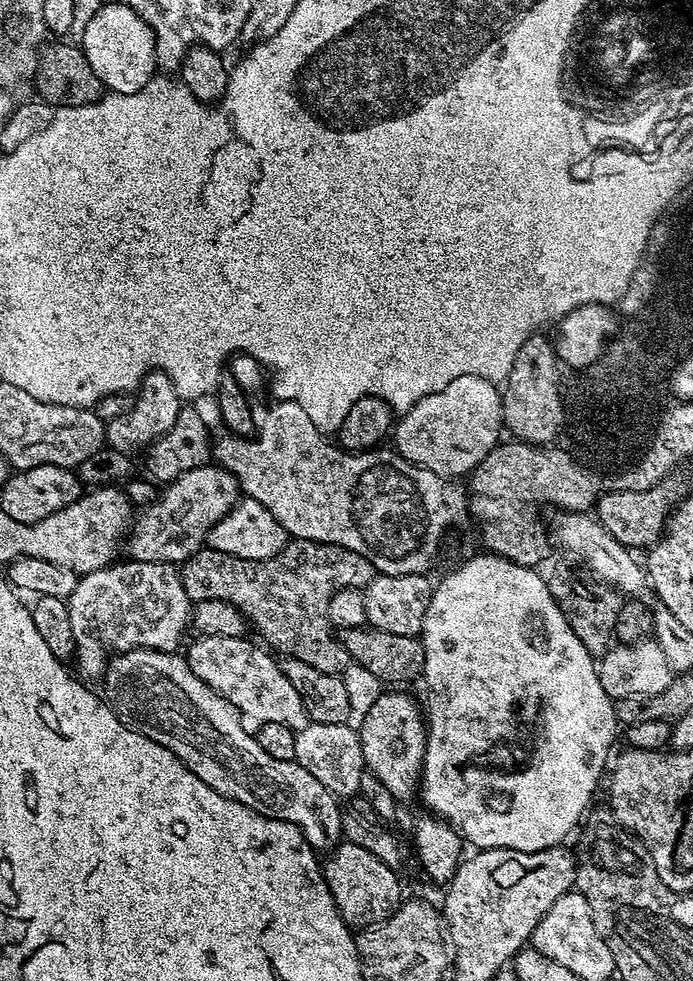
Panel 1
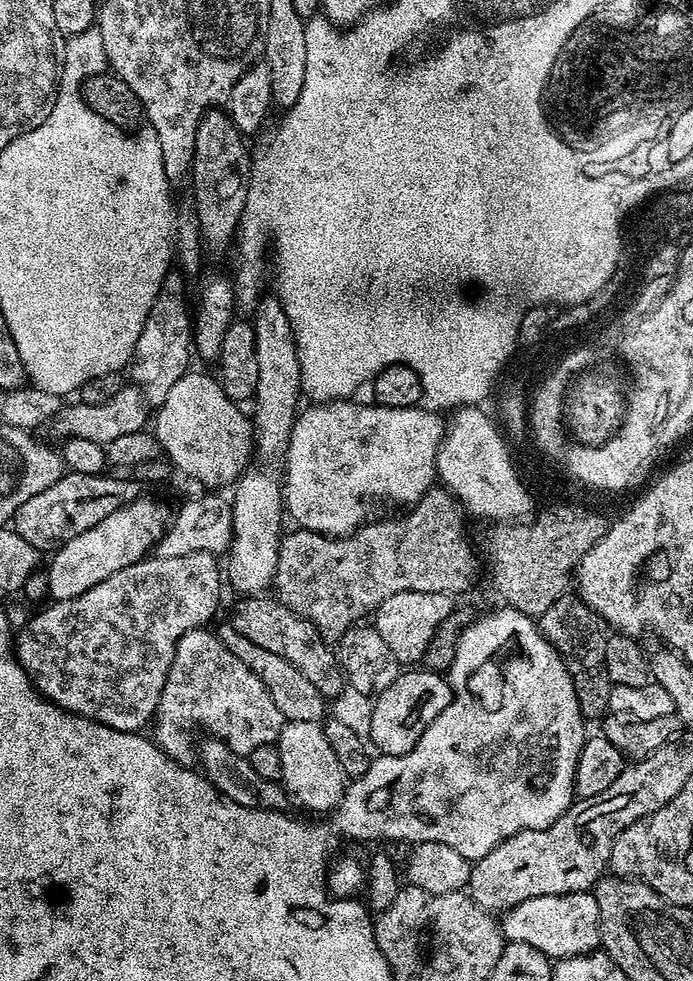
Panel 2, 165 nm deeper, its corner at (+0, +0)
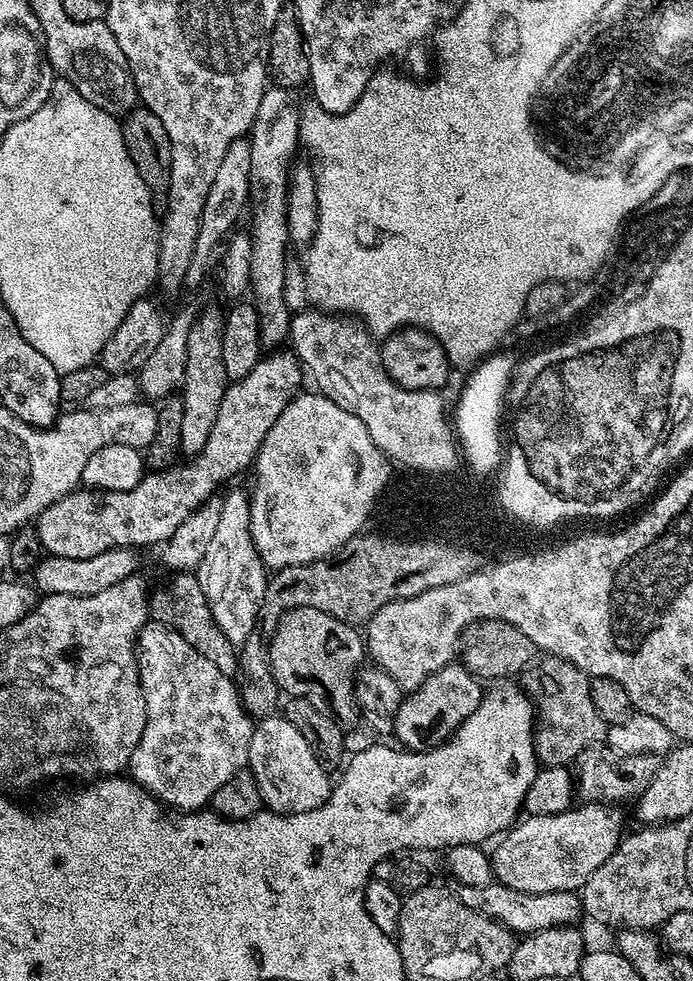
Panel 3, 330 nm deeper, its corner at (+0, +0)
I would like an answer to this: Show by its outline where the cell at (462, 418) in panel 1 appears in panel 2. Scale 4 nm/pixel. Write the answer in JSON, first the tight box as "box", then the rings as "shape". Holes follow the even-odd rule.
{"box":[282,399,446,536],"shape":[[[347,399],[313,403],[311,406],[308,406],[312,408],[306,409],[307,407],[305,407],[297,415],[292,427],[292,433],[288,439],[288,454],[284,457],[282,465],[282,504],[286,509],[287,519],[289,516],[296,523],[293,525],[299,526],[303,531],[321,532],[323,536],[346,536],[349,532],[355,532],[357,528],[365,523],[364,500],[370,499],[371,496],[381,496],[382,499],[393,500],[396,504],[412,506],[428,492],[429,488],[433,487],[434,481],[437,479],[436,455],[446,431],[445,417],[440,417],[443,415],[439,411],[429,410],[424,406],[414,408],[383,408],[382,405],[375,402],[367,402],[368,404],[352,403],[356,402]]]}

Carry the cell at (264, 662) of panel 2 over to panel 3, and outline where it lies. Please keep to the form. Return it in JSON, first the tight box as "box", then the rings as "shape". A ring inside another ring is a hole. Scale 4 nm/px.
{"box":[148,572,238,677],"shape":[[[177,572],[171,578],[173,580],[165,588],[160,588],[157,592],[155,589],[151,593],[148,601],[149,613],[159,623],[182,634],[182,638],[186,638],[186,642],[190,642],[190,646],[194,646],[194,650],[198,650],[202,658],[214,662],[214,666],[218,666],[222,674],[235,677],[238,672],[237,649],[222,634],[222,630],[218,630],[214,614],[210,614],[206,594],[202,594],[200,589],[198,578],[192,572]]]}

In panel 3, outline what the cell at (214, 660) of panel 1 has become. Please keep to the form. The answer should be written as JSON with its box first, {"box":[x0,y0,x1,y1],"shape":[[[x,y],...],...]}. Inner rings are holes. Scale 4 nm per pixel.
{"box":[127,624,255,812],"shape":[[[145,624],[136,638],[136,662],[142,694],[146,698],[147,722],[127,771],[136,784],[151,792],[169,809],[181,812],[203,809],[224,782],[247,767],[250,738],[255,728],[253,717],[245,712],[235,681],[222,674],[214,662],[202,658],[202,654],[198,654],[182,634],[165,624]]]}

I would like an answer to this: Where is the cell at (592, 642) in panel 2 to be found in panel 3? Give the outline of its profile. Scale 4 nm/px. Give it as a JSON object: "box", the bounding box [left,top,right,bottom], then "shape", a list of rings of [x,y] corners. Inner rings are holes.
{"box":[526,654,608,766],"shape":[[[547,654],[541,655],[535,666],[536,680],[526,684],[526,691],[534,705],[536,759],[544,766],[571,765],[579,760],[582,750],[607,737],[608,725],[590,698],[592,682],[585,672],[562,658]]]}

